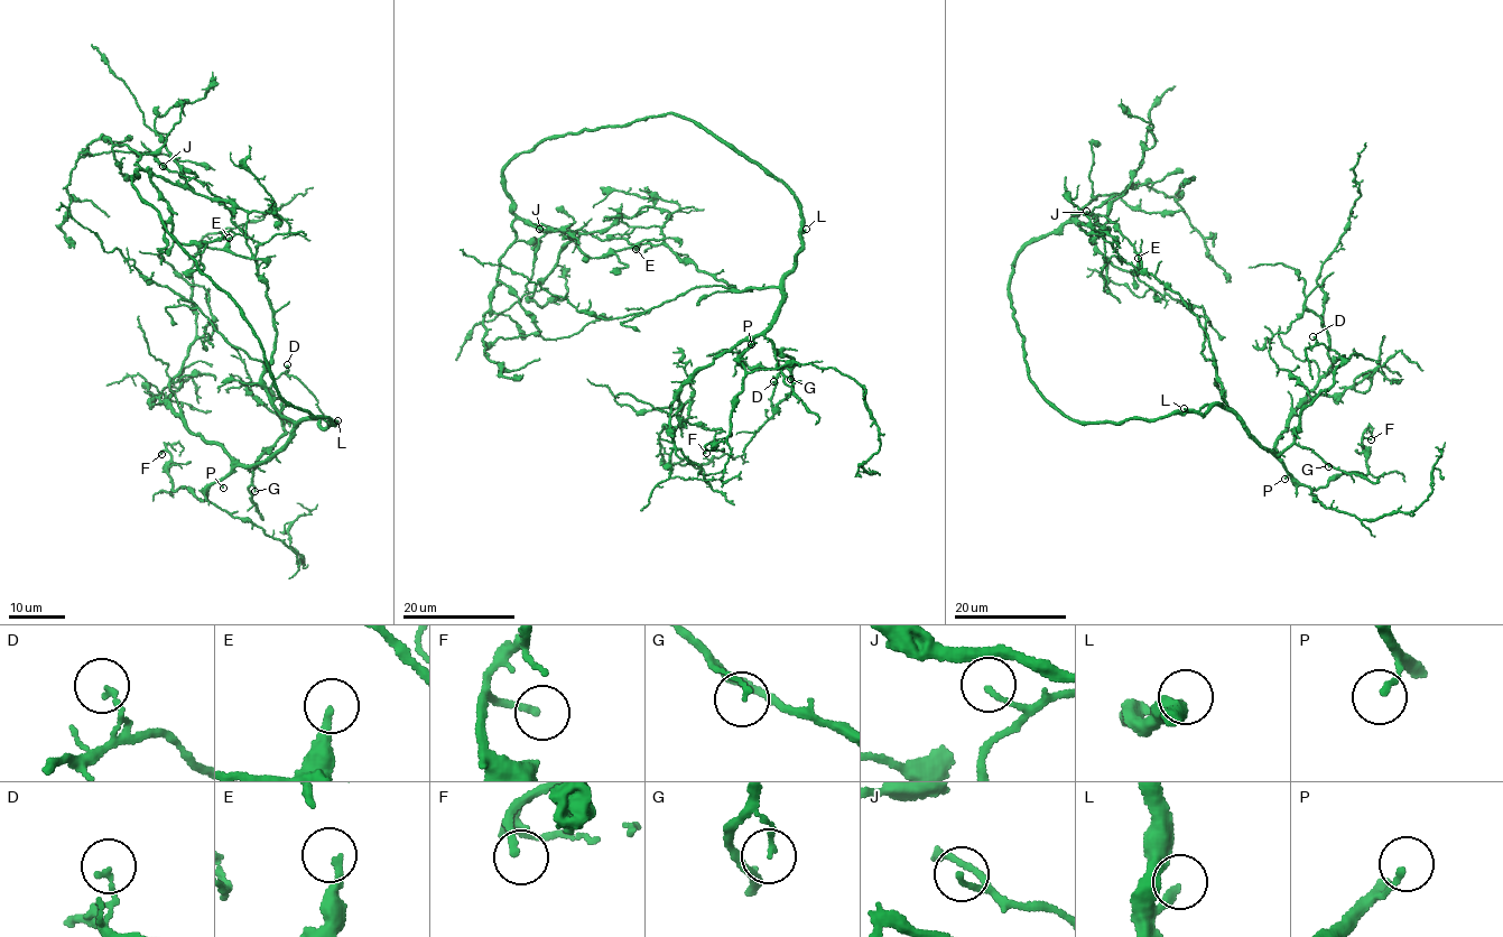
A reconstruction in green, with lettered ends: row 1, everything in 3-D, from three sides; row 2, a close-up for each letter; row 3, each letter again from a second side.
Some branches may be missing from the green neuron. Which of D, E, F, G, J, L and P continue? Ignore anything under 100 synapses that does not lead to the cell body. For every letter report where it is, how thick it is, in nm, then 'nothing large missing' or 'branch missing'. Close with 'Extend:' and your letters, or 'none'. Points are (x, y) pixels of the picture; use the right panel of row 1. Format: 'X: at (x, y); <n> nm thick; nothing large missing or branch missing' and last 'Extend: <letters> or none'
D: at (1313, 336); 100 nm thick; nothing large missing
E: at (1138, 258); 200 nm thick; nothing large missing
F: at (1371, 439); 180 nm thick; nothing large missing
G: at (1328, 466); 110 nm thick; nothing large missing
J: at (1086, 211); 120 nm thick; nothing large missing
L: at (1184, 408); 200 nm thick; branch missing
P: at (1285, 479); 140 nm thick; nothing large missing
Extend: L

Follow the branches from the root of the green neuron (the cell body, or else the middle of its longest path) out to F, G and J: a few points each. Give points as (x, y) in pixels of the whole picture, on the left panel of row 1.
F: (268, 362), (268, 399), (294, 425), (281, 447), (235, 465), (200, 500), (172, 489), (170, 454), (161, 454)
G: (268, 362), (262, 384), (268, 399), (294, 425), (289, 442), (248, 466), (257, 462), (254, 491)
J: (268, 362), (274, 350), (274, 315), (267, 289), (244, 235), (204, 182), (163, 166)

